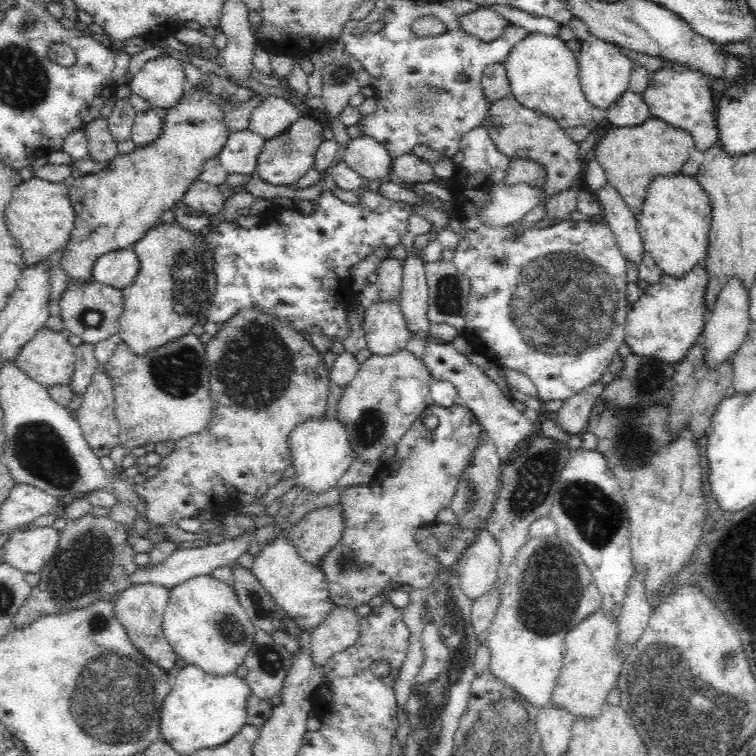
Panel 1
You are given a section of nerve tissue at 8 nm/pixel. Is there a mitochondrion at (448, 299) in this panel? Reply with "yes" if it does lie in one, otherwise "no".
yes

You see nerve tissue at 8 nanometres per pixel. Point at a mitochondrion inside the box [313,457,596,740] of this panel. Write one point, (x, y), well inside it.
(552, 587)

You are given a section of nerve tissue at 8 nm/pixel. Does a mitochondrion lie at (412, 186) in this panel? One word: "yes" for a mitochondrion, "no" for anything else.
no

